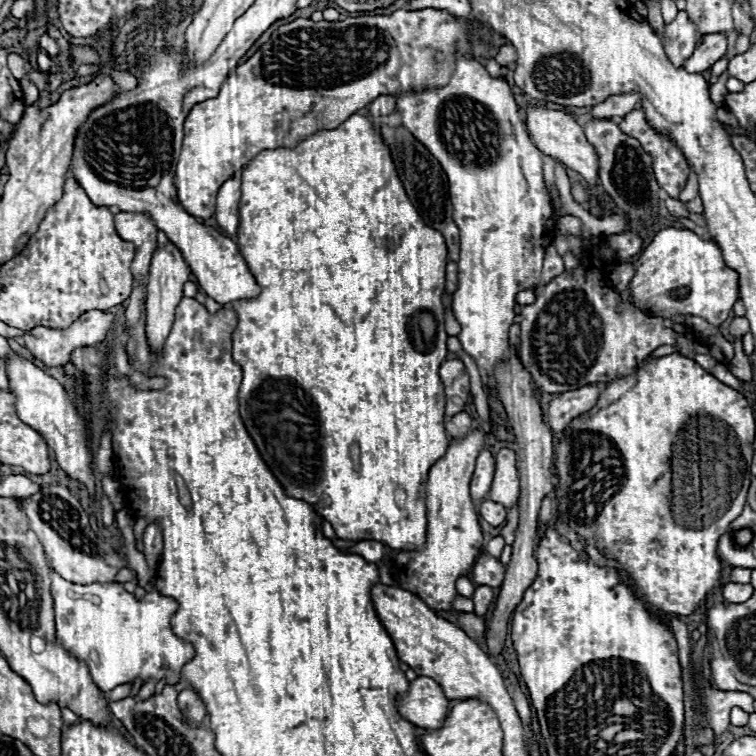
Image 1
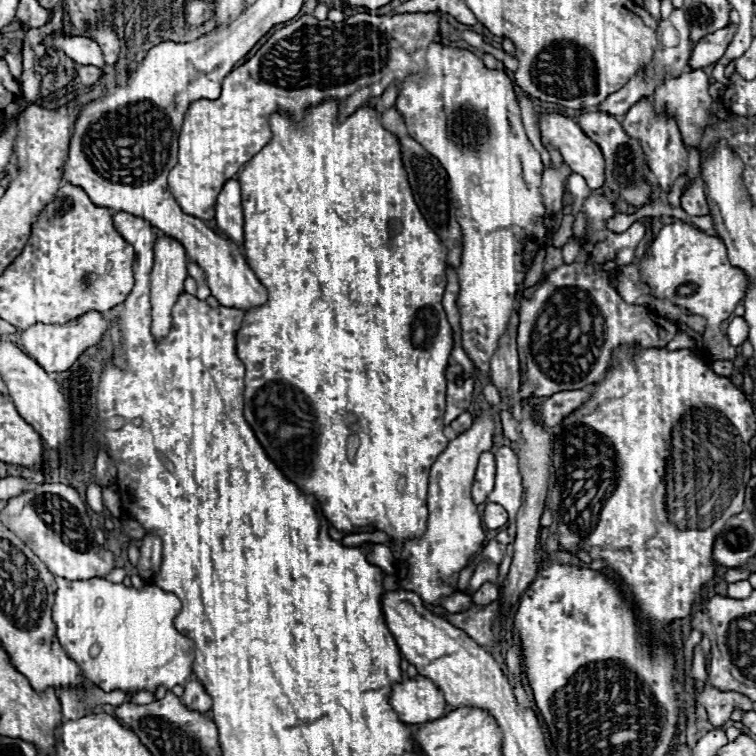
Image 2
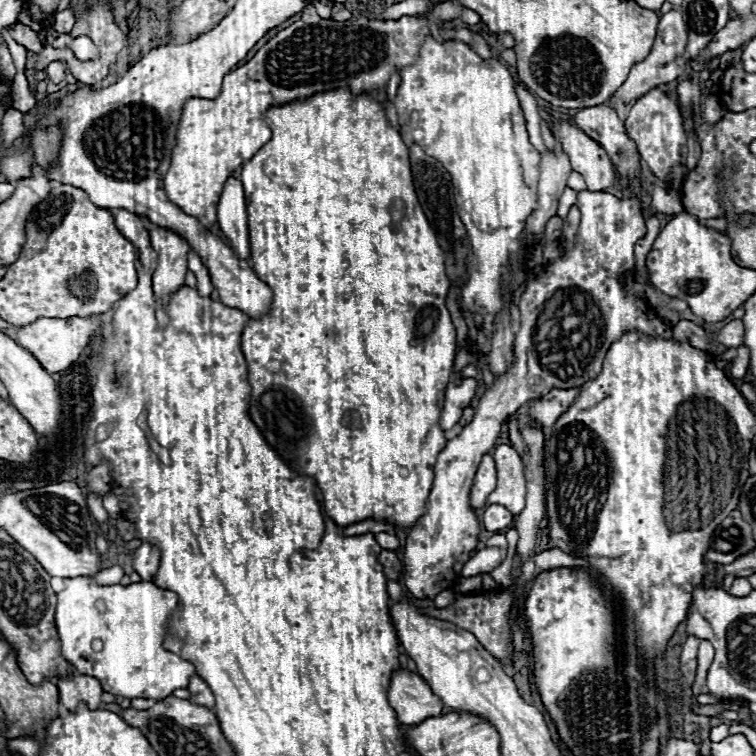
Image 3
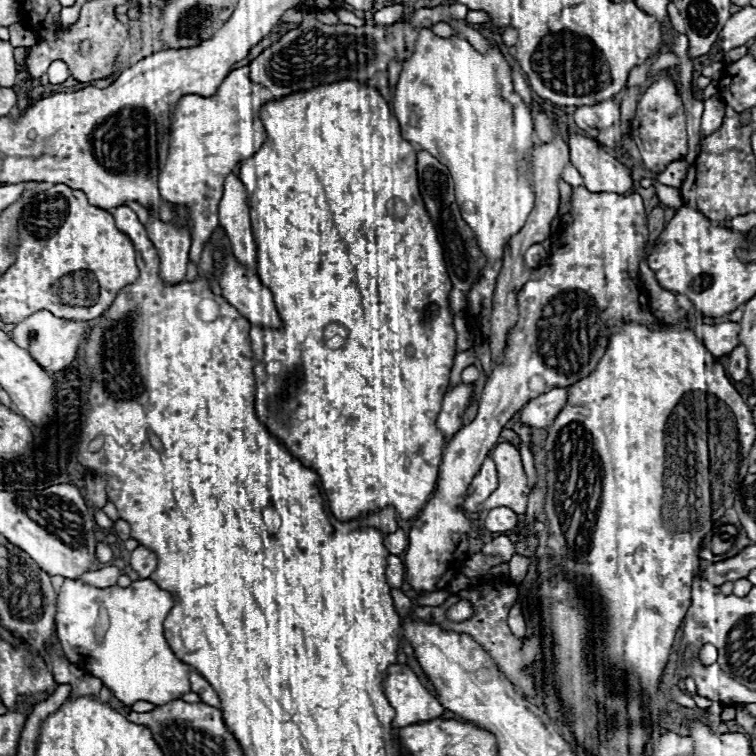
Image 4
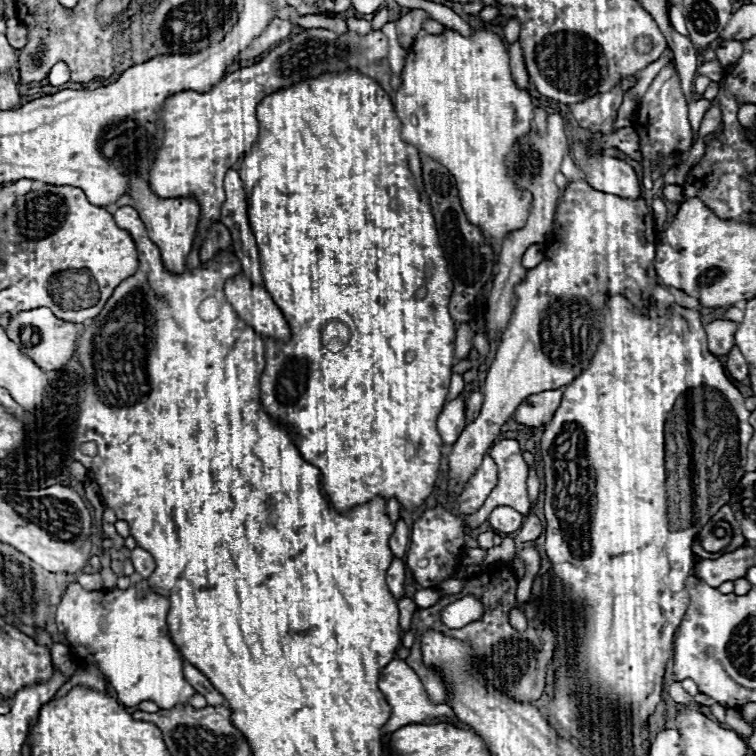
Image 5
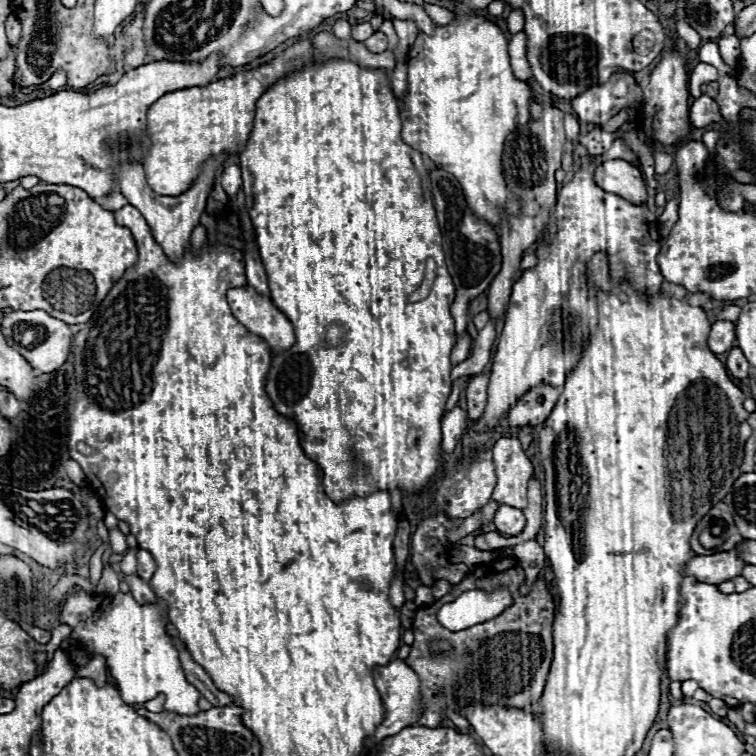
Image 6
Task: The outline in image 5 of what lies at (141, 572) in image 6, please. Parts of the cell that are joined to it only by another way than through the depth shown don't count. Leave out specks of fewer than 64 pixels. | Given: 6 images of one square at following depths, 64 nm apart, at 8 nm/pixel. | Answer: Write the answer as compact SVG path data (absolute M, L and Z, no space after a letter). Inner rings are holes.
M134 548L130 558L132 558L132 562L134 562L136 572L138 572L144 580L154 572L154 558L152 558L146 550L142 550L142 548Z

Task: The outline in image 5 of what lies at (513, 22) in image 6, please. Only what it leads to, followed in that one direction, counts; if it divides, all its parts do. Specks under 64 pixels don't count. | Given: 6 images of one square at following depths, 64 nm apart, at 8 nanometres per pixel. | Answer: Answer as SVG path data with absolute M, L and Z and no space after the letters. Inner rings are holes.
M510 18L506 22L506 26L504 26L504 38L508 42L514 42L518 38L518 34L520 34L520 22L516 18Z

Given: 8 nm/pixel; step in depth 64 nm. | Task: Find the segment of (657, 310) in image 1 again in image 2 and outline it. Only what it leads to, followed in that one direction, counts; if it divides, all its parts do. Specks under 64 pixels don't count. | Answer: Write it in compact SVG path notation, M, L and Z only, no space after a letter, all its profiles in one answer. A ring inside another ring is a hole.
M676 220L658 232L640 260L640 274L654 296L668 298L670 302L688 308L692 314L706 318L712 328L720 326L720 322L734 312L750 288L746 272L728 262L724 242L682 220Z

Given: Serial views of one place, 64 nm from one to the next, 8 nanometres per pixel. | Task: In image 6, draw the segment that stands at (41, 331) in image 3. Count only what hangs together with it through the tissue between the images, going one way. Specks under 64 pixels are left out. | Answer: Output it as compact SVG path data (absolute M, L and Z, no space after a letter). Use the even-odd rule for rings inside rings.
M12 310L8 314L4 314L2 318L2 334L8 338L10 346L16 348L32 366L34 374L50 374L54 370L58 370L70 354L70 342L72 342L72 332L70 326L64 324L62 320L52 318L48 312L42 310ZM26 330L34 330L34 344L22 344L22 336Z

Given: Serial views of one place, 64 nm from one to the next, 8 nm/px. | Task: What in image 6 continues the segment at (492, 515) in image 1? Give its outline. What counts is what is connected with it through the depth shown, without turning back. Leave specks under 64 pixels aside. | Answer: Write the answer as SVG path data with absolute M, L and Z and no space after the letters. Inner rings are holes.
M500 506L496 516L494 516L494 524L498 528L498 532L502 532L504 536L518 536L522 534L524 526L526 526L526 518L518 508L512 506Z

